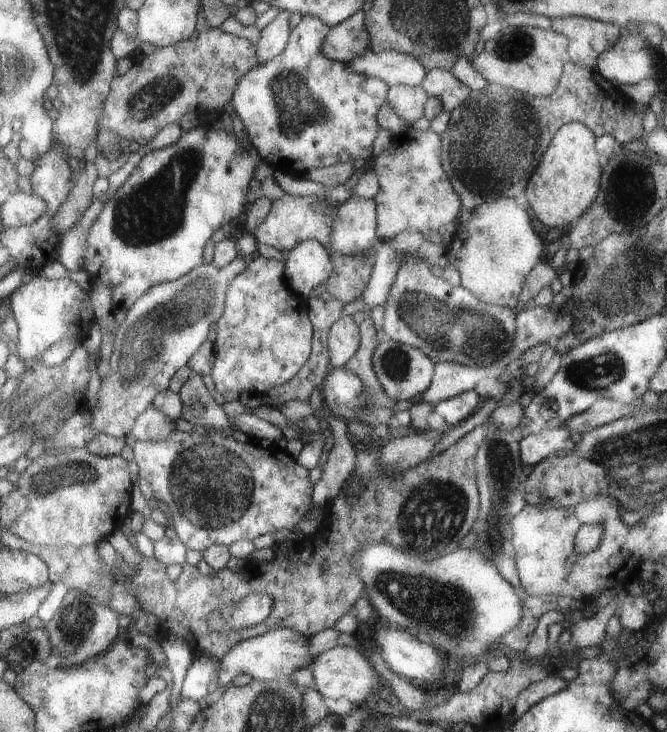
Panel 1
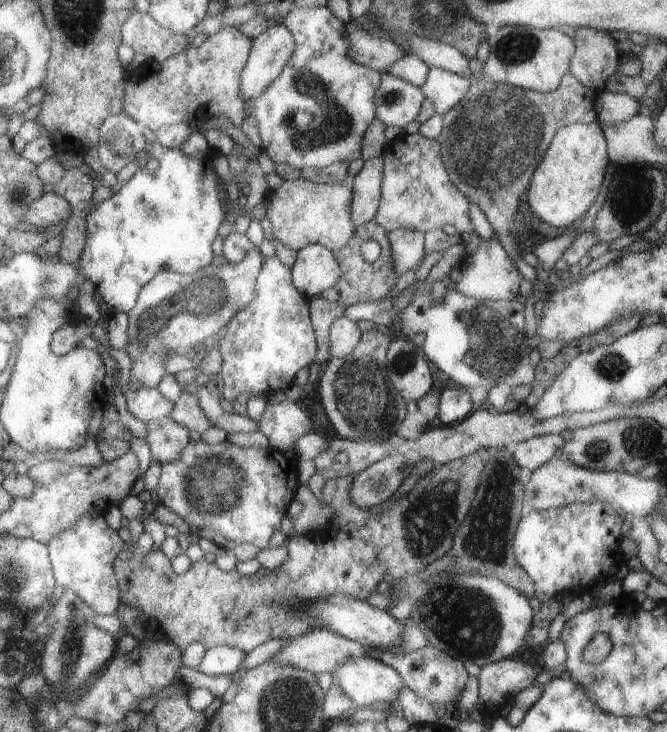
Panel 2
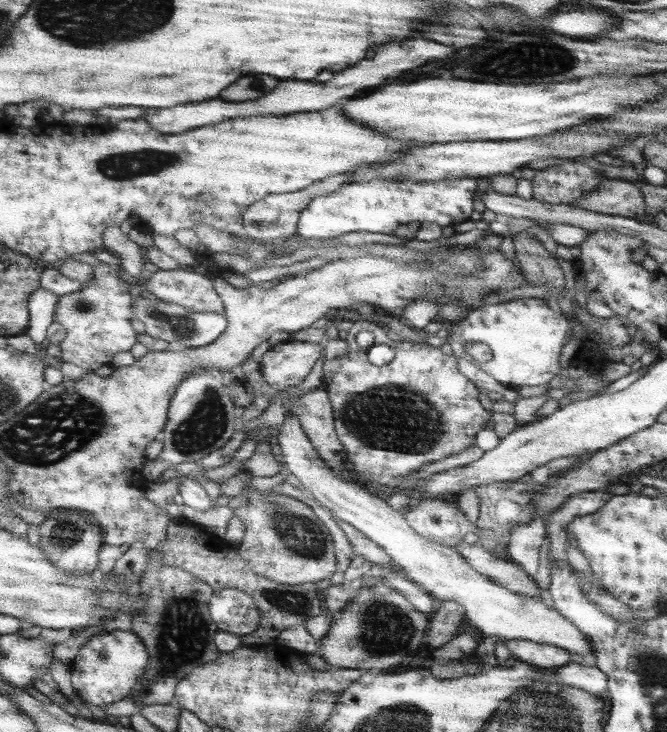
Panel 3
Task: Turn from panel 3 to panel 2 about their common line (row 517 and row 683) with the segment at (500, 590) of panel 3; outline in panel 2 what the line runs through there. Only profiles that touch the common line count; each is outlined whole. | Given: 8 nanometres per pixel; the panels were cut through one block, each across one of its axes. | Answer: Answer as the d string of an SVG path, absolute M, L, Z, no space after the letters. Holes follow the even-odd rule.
M361 656L345 660L330 672L335 684L356 708L370 708L374 702L387 702L394 706L403 680L387 664L371 657Z

